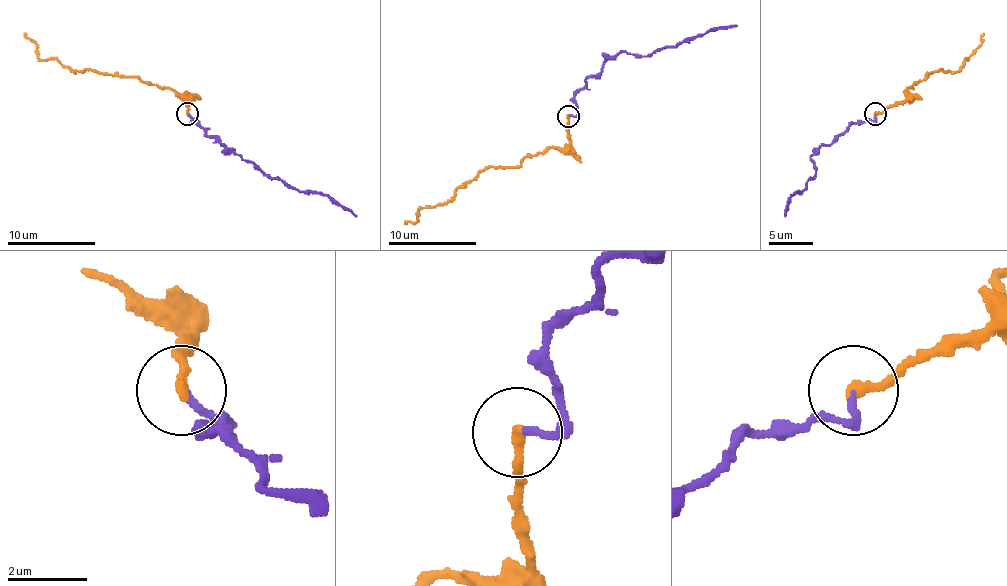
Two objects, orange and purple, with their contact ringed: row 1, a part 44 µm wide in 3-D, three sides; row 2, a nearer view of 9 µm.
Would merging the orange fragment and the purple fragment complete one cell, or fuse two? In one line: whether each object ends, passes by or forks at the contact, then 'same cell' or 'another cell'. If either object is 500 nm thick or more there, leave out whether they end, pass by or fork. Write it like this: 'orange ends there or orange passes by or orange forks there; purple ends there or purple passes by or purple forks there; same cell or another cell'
orange ends there; purple ends there; same cell

